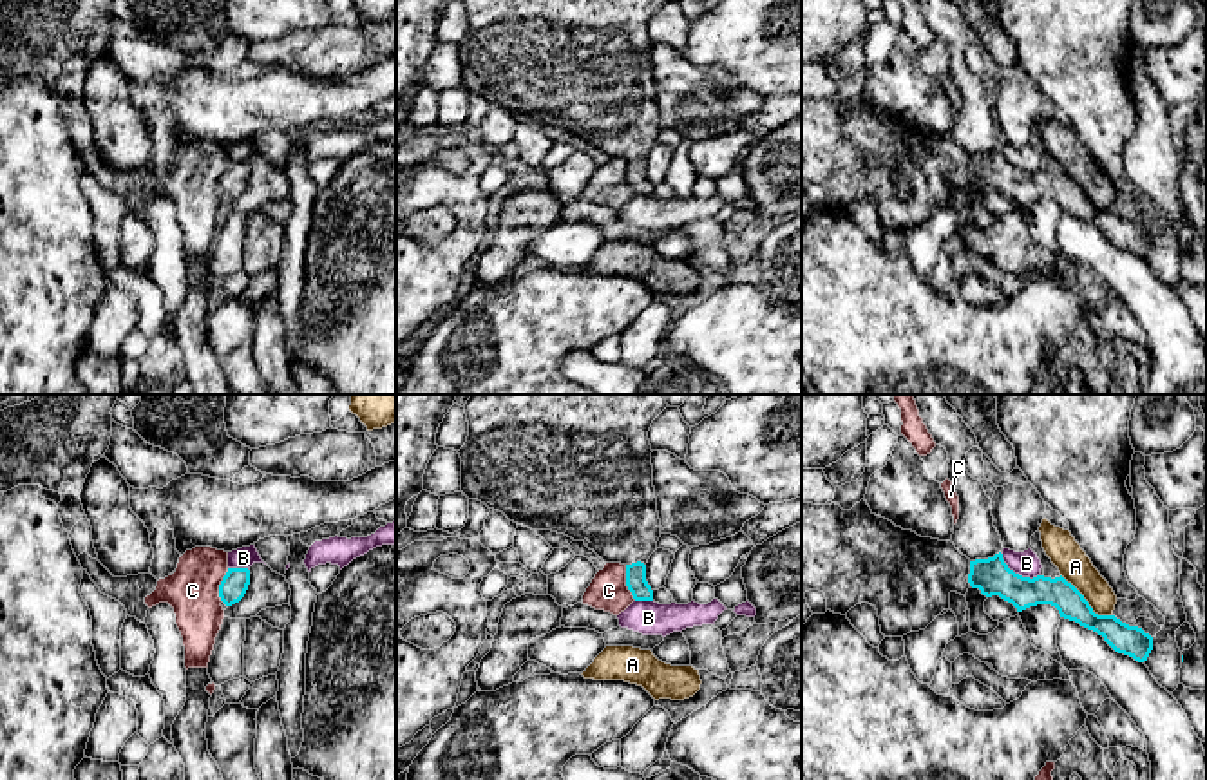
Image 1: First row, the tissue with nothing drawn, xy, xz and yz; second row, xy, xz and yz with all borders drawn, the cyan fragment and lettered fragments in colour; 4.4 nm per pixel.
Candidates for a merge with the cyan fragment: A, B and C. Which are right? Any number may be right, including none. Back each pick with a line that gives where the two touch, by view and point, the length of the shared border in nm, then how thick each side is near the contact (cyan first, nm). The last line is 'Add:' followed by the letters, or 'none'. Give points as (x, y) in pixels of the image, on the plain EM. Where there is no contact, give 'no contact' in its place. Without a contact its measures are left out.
Add: none

